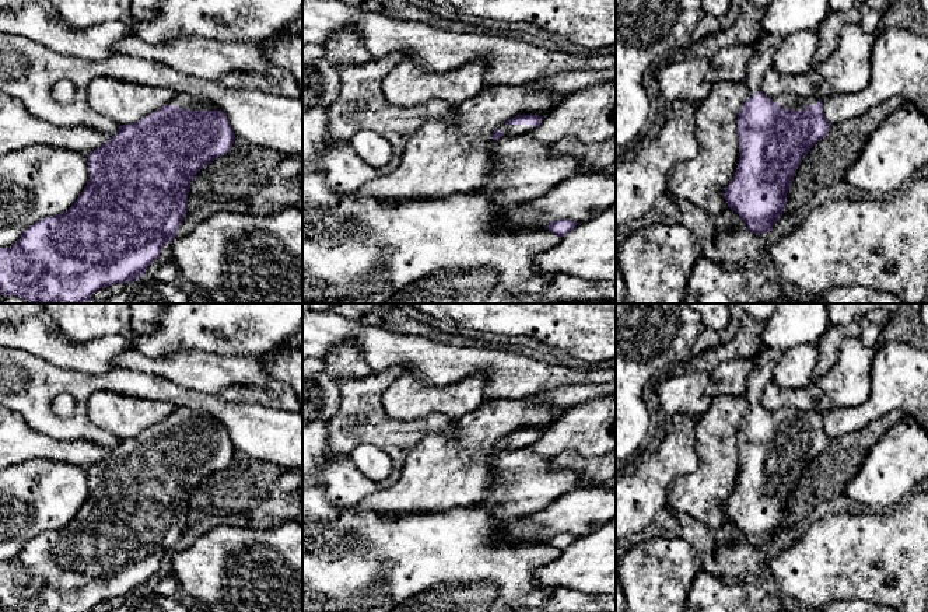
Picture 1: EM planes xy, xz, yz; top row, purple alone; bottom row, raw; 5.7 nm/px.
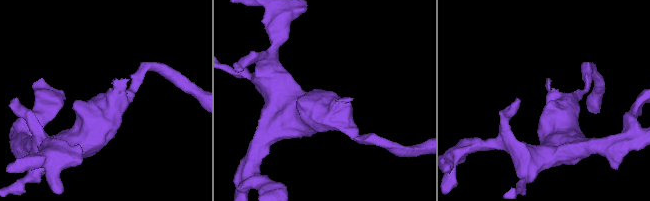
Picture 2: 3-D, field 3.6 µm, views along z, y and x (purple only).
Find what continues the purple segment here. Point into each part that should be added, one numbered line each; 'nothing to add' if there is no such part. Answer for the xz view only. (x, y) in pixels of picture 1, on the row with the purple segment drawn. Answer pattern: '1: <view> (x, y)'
1: xz (510, 130)

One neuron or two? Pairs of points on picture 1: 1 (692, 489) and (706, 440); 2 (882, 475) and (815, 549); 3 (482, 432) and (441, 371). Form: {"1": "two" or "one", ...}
{"1": "one", "2": "two", "3": "two"}

